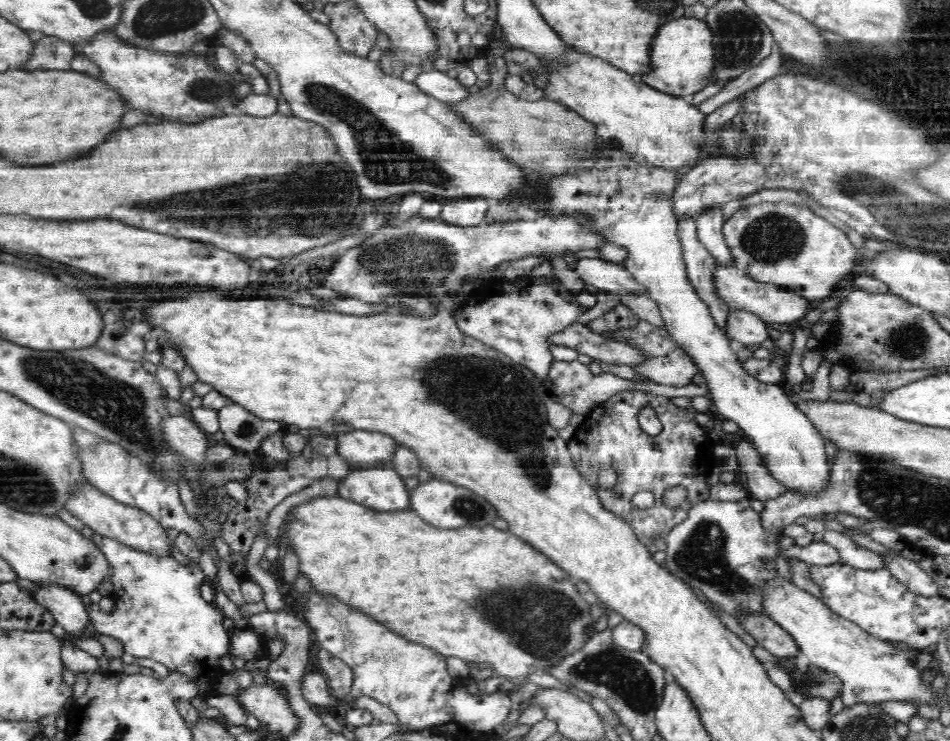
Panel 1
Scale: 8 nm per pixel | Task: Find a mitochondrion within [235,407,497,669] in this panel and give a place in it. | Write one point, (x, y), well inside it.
(469, 509)

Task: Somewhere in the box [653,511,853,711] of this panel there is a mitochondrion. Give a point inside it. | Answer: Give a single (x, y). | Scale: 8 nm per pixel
(702, 556)

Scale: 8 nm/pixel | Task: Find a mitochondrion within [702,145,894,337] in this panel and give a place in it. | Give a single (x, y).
(772, 239)

